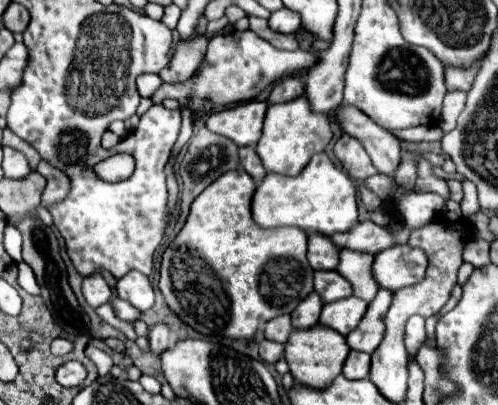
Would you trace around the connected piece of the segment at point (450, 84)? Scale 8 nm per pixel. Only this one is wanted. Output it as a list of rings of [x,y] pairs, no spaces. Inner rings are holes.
[[[475,64],[475,68],[445,68],[447,92],[453,92],[453,90],[469,92],[477,70],[479,70],[479,64]]]

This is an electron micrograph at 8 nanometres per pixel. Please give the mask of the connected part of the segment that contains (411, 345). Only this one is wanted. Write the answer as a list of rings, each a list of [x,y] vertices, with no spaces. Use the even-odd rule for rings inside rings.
[[[411,316],[405,324],[405,348],[411,356],[417,354],[425,340],[425,318],[421,316]]]

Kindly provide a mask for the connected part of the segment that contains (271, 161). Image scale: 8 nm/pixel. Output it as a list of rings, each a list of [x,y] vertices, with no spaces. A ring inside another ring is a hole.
[[[299,96],[299,100],[291,100],[291,104],[273,104],[267,108],[263,122],[263,136],[257,142],[255,150],[267,168],[267,172],[277,172],[283,176],[297,176],[313,154],[323,152],[331,142],[331,126],[323,112],[313,112],[307,96]]]

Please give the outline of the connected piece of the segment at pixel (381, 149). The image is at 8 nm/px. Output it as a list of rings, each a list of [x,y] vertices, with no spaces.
[[[339,106],[337,120],[345,132],[351,132],[351,136],[363,144],[379,174],[395,174],[401,162],[399,140],[395,140],[387,130],[383,130],[355,106]]]

